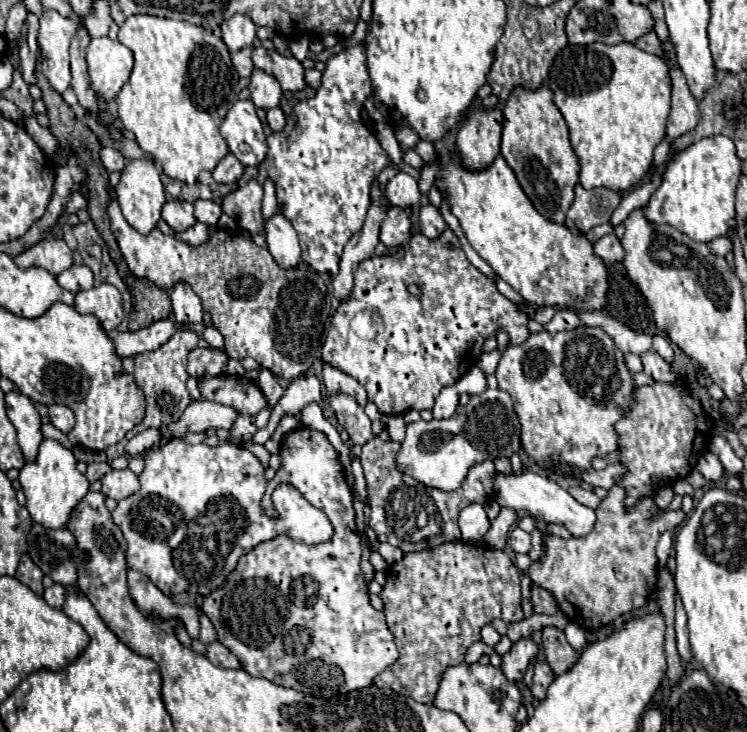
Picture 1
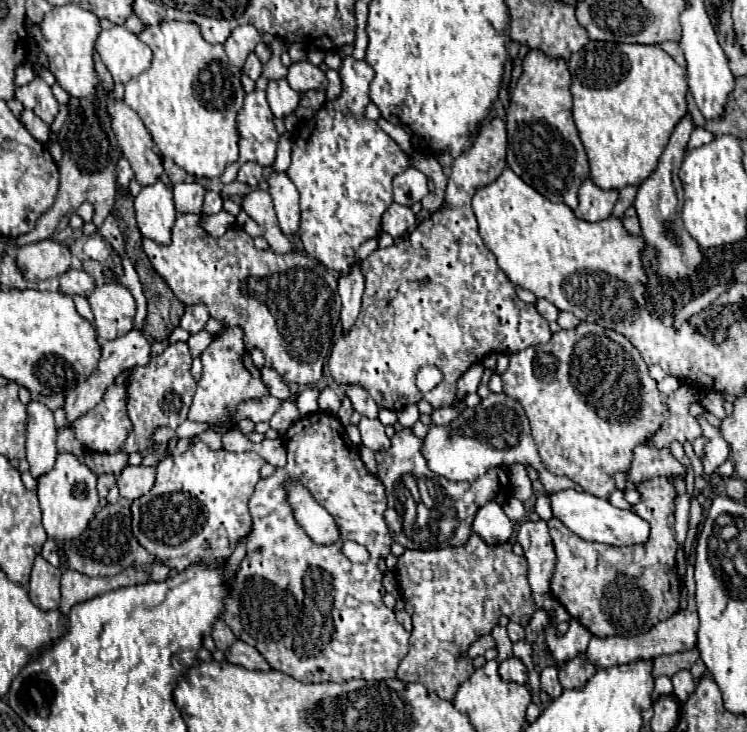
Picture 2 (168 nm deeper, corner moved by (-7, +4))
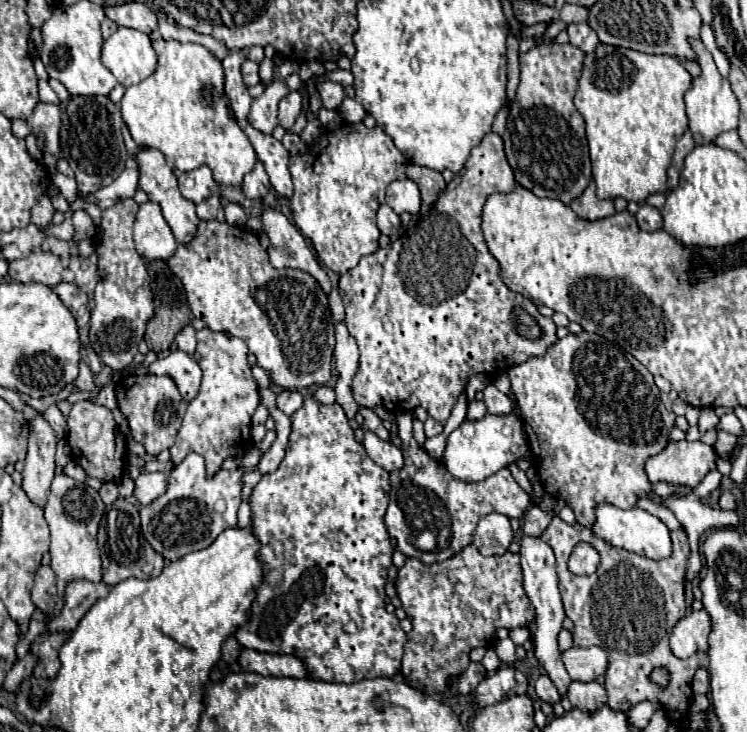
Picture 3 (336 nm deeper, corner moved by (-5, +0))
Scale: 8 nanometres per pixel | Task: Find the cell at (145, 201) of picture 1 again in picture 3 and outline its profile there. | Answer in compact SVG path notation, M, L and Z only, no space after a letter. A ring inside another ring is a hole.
M147 201L139 207L133 227L135 249L145 261L167 261L175 249L177 241L161 215L161 207L153 201Z

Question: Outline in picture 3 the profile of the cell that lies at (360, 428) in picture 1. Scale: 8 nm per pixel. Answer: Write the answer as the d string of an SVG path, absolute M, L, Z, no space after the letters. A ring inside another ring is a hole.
M365 431L363 445L367 449L367 455L377 465L381 465L385 471L397 471L397 469L401 469L401 465L403 465L403 453L393 443L385 443L375 433Z

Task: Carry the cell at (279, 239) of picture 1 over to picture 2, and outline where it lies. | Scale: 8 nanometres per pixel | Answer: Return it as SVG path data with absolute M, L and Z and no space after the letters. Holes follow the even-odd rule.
M271 173L269 179L269 193L273 197L275 213L279 219L279 227L287 237L295 237L299 233L299 191L291 183L291 179L285 173Z

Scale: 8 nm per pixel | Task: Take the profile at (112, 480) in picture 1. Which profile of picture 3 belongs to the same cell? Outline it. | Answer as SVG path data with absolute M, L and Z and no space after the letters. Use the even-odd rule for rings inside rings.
M143 473L135 479L135 497L141 505L149 505L167 489L167 473Z

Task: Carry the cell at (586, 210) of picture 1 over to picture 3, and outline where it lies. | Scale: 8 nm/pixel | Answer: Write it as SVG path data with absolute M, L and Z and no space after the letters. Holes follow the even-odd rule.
M589 183L589 187L585 189L585 193L577 201L571 203L571 209L581 219L589 219L589 221L603 219L603 217L609 217L609 215L615 213L613 201L599 201L595 197L595 183Z

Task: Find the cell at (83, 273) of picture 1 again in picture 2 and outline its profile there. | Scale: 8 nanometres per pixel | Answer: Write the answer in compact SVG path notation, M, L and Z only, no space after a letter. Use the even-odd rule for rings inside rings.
M69 269L67 273L61 275L59 283L61 283L61 291L67 295L85 295L87 297L95 289L93 277L83 269L79 269L79 271Z

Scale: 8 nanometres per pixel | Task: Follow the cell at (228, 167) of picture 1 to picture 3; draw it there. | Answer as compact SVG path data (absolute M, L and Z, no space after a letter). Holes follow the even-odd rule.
M257 161L255 169L251 173L247 173L243 179L243 193L249 199L261 199L269 193L269 189L271 189L269 177L267 177L261 161Z

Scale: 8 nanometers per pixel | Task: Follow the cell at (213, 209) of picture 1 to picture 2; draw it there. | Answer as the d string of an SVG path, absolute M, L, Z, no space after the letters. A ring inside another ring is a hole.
M207 191L203 201L203 215L215 215L219 211L221 211L221 195L215 191Z

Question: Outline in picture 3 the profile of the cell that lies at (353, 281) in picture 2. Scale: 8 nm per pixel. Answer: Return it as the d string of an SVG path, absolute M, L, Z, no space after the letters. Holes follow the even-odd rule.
M339 323L335 327L335 337L337 337L337 345L335 345L335 351L333 351L335 371L337 371L335 395L337 395L337 403L345 409L345 415L349 419L353 419L359 405L353 399L351 381L353 381L357 369L359 369L359 349L357 349L355 339L349 335L345 323Z

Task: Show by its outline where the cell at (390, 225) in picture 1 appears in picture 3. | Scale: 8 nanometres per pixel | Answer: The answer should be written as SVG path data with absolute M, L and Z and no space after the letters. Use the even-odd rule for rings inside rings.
M381 205L379 211L377 211L377 227L383 235L389 235L389 237L395 237L399 227L401 227L401 221L399 221L399 215L389 207L389 205Z

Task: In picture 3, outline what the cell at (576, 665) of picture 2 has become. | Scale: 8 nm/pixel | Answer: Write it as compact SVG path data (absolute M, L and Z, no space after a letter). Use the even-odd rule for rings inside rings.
M573 681L567 697L573 703L573 707L585 709L585 713L593 713L593 709L601 709L601 705L607 703L607 691L597 681L591 683Z

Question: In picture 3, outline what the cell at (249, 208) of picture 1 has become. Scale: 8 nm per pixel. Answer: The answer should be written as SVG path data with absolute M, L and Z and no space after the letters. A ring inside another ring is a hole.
M265 209L261 215L263 231L269 235L269 257L271 265L275 269L301 269L315 277L315 281L321 285L323 293L331 293L331 281L327 273L321 269L317 257L313 255L311 247L307 245L307 239L301 235L301 231L279 211L279 209Z

